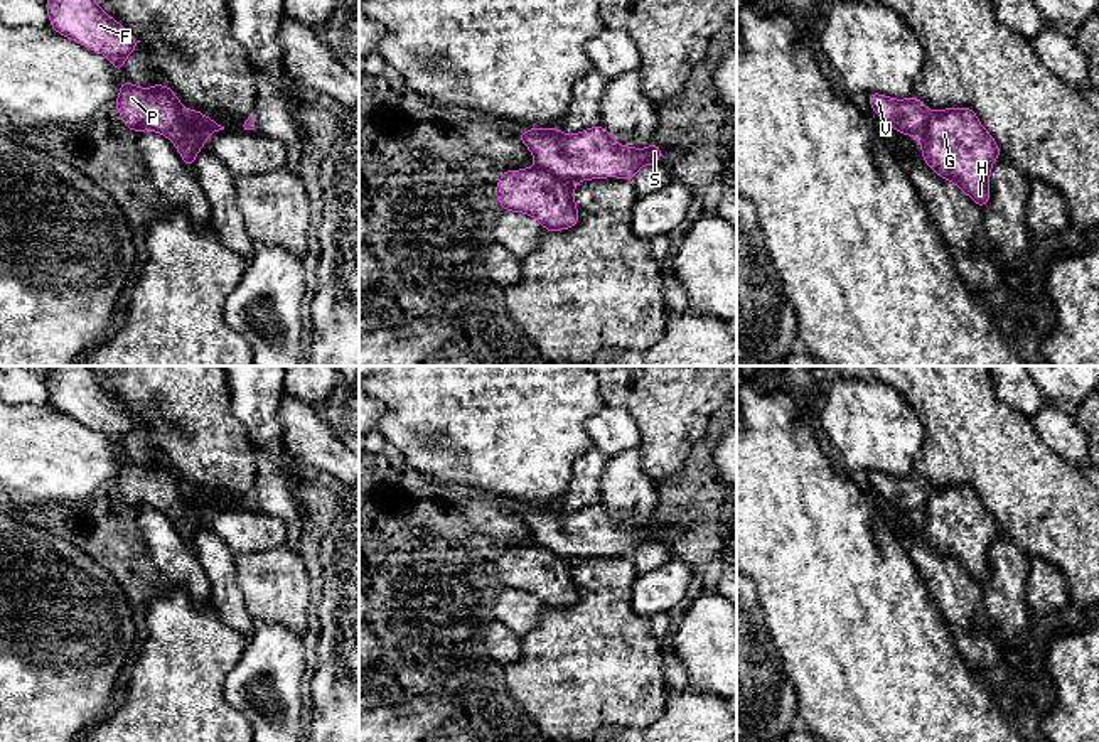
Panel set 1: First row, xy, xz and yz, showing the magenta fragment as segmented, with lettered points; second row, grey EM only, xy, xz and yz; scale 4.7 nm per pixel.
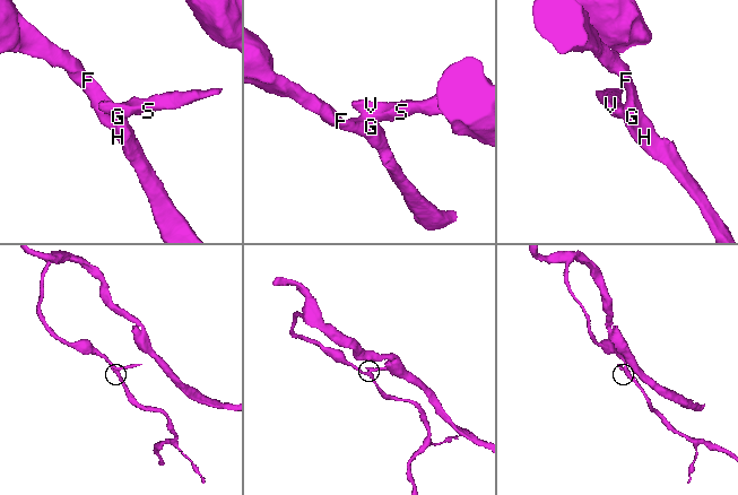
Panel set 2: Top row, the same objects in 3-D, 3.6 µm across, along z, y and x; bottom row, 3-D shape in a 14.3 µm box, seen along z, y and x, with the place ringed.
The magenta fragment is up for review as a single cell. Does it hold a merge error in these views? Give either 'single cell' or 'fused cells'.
fused cells

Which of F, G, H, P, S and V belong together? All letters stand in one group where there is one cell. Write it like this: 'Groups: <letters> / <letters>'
Groups: F G H P / S V

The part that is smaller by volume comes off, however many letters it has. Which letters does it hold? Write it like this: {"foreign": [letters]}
{"foreign": ["S", "V"]}

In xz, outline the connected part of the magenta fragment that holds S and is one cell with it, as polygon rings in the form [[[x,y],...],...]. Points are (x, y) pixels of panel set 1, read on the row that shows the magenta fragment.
[[[602,126],[565,135],[560,128],[529,128],[517,135],[534,155],[536,165],[571,182],[620,177],[632,180],[642,165],[659,164],[662,150],[619,145]]]

